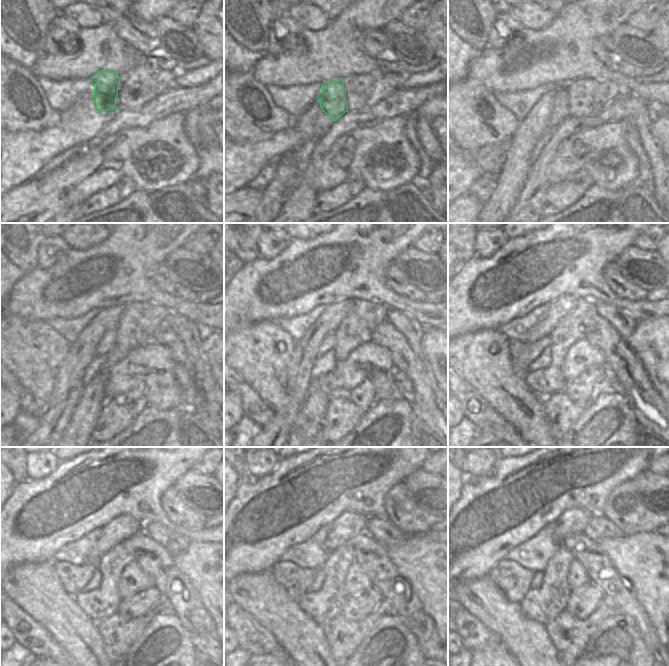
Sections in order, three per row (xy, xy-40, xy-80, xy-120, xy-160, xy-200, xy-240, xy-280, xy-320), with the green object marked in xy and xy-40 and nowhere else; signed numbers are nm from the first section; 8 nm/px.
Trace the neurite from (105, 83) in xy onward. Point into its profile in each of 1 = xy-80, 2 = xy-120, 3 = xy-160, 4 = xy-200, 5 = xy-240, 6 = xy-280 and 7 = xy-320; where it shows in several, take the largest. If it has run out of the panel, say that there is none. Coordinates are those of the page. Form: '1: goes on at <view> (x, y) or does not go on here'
1: goes on at xy-80 (559, 111)
2: goes on at xy-120 (108, 341)
3: goes on at xy-160 (329, 342)
4: goes on at xy-200 (522, 354)
5: goes on at xy-240 (73, 578)
6: goes on at xy-280 (296, 580)
7: goes on at xy-320 (514, 580)

